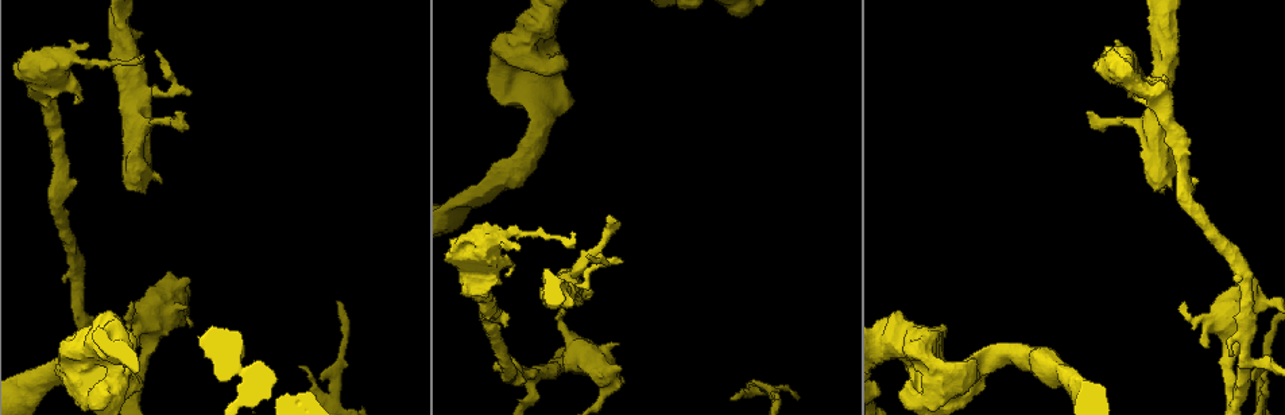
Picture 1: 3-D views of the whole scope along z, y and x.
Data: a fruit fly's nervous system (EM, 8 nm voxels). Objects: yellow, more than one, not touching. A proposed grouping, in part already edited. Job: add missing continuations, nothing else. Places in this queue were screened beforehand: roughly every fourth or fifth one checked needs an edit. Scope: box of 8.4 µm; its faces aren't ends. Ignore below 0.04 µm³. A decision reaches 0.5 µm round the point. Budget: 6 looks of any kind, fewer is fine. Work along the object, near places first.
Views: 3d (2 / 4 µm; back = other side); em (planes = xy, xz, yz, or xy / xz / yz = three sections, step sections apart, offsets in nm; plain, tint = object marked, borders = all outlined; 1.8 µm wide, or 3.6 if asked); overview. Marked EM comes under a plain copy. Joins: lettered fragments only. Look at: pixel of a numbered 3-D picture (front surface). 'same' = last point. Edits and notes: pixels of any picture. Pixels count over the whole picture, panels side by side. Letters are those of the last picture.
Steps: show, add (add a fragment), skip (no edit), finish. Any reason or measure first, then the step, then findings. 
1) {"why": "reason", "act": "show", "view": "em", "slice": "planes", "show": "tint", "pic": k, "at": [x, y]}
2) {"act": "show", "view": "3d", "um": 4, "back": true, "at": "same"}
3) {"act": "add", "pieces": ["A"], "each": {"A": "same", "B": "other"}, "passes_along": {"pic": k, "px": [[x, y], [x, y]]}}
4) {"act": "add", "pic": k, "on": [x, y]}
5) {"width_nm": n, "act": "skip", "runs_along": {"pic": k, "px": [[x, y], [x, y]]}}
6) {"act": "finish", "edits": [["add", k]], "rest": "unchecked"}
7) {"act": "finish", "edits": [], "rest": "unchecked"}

{"why": "tapers out", "act": "show", "view": "em", "slice": "planes", "show": "borders", "pic": 1, "at": [133, 303]}

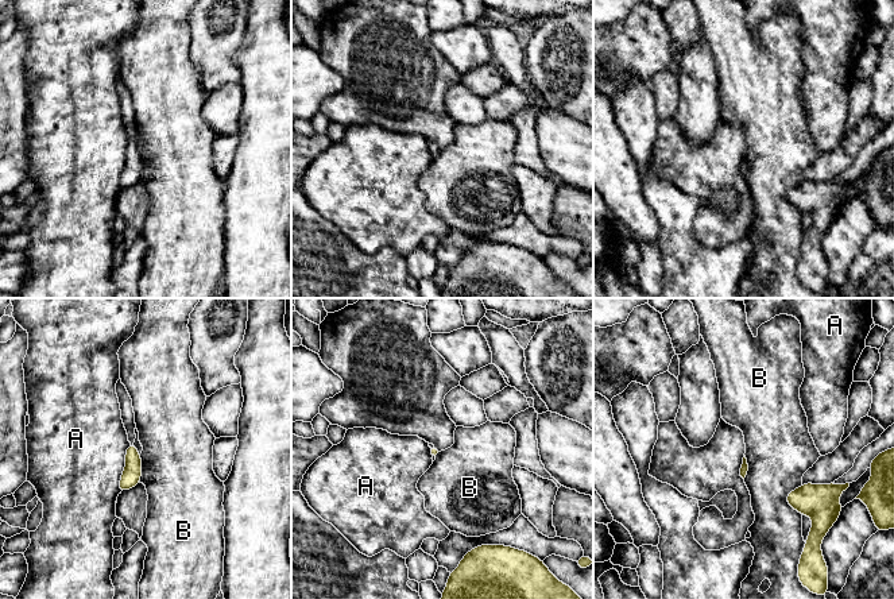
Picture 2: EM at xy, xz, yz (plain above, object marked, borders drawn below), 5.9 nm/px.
{"act": "skip", "each": {"A": "other", "B": "other"}, "border": {"pic": 2, "px": [[801, 483], [786, 495], [801, 516]]}, "found": "no lettered fragment goes on from it"}

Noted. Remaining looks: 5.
{"why": "thick turns thin", "act": "show", "view": "3d", "um": 2, "pic": 1, "at": [1162, 167]}

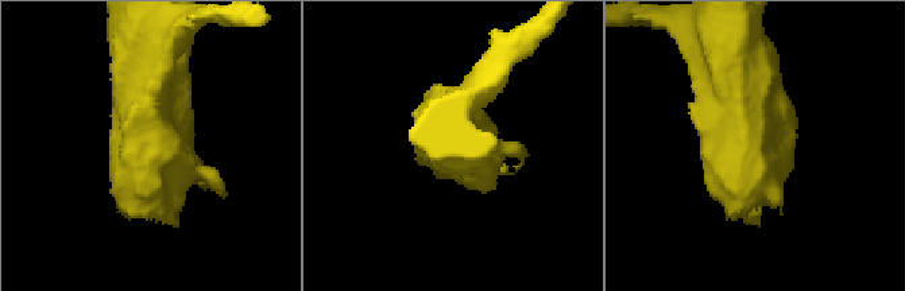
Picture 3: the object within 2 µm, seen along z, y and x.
{"why": "need the tissue", "act": "show", "view": "em", "slice": "xy", "step": 4, "show": "tint", "pic": 3, "at": [166, 159]}

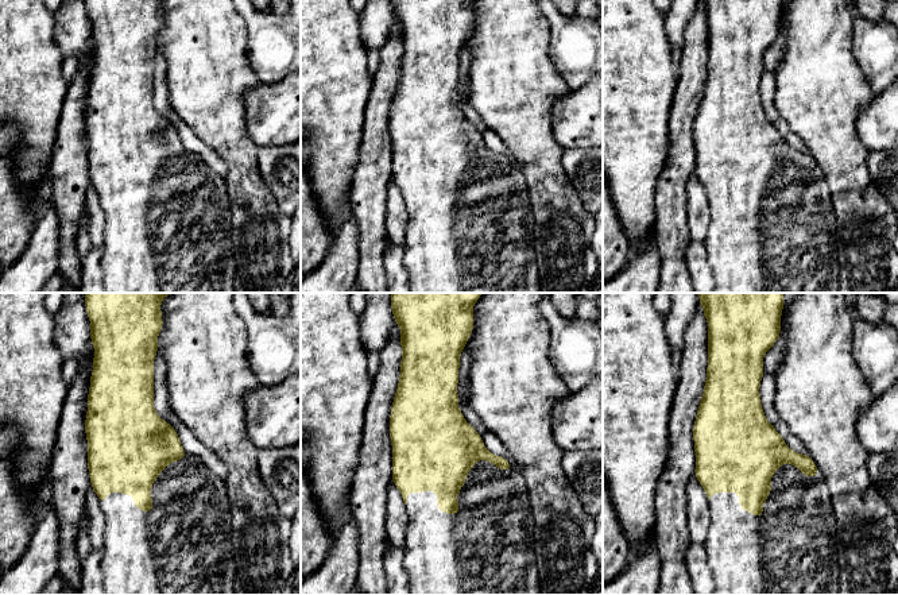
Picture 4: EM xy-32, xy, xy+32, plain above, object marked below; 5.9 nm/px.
{"act": "show", "view": "em", "slice": "planes", "show": "borders", "at": "same"}

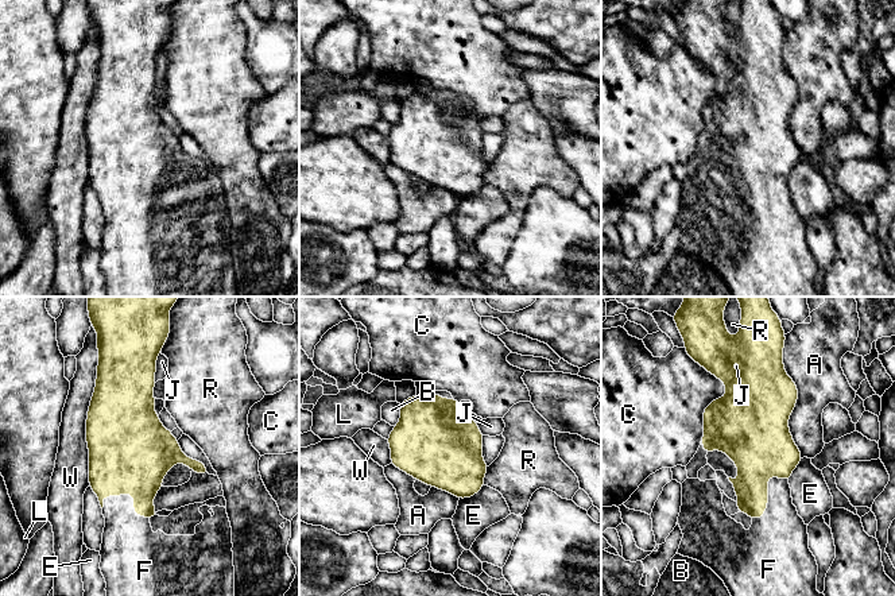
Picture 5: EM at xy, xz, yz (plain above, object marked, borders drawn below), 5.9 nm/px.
{"width_nm": 460, "act": "add", "pic": 5, "on": [130, 538], "each": {"A": "other", "B": "other", "C": "other", "E": "other", "F": "same", "J": "other", "L": "other", "R": "other", "W": "other"}, "passes_along": {"pic": 5, "px": [[130, 455], [134, 496], [130, 538]]}, "found": "it goes on there"}

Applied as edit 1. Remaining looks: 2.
{"why": "redraw", "act": "show", "view": "overview"}

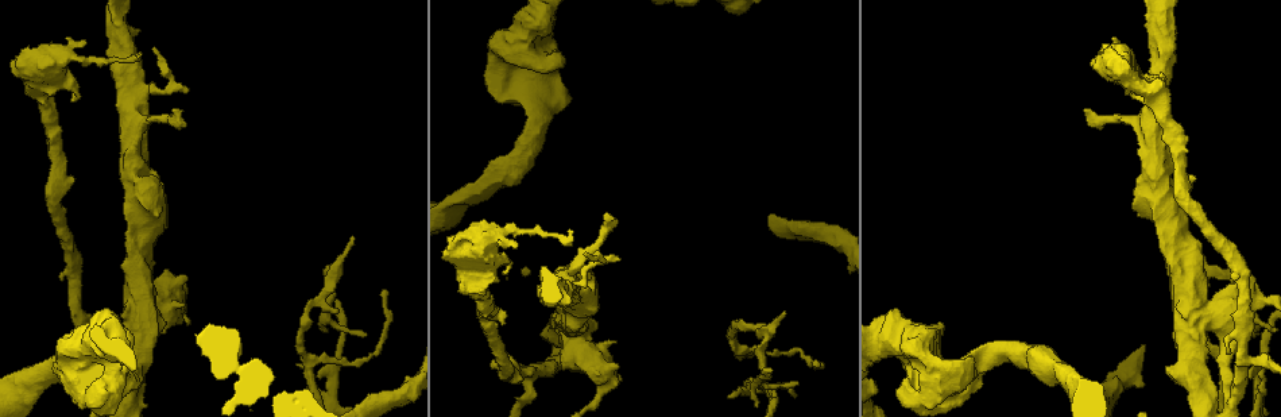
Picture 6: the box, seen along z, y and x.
{"why": "thick end", "act": "show", "view": "em", "um": 3.6, "slice": "planes", "show": "borders", "pic": 6, "at": [898, 394]}

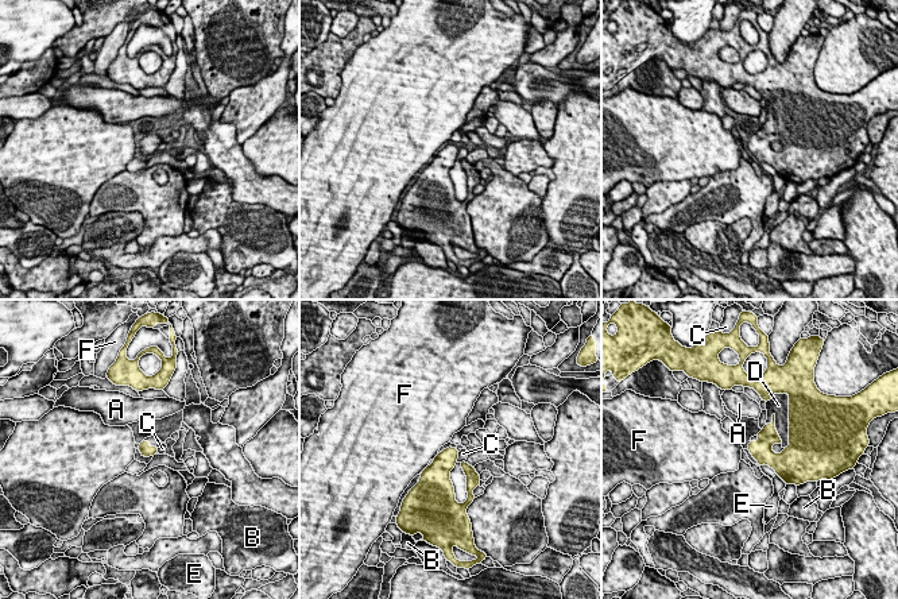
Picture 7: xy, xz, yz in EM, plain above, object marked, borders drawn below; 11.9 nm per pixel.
{"act": "add", "pic": 7, "on": [781, 412], "each": {"A": "other", "B": "other", "C": "other", "D": "same", "E": "other", "F": "other"}, "passes_along": {"pic": 7, "px": [[767, 436], [777, 432], [781, 412]]}, "found": "it goes on there"}

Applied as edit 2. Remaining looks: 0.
{"act": "finish", "edits": [["add", 5], ["add", 7]], "rest": "unchecked"}

